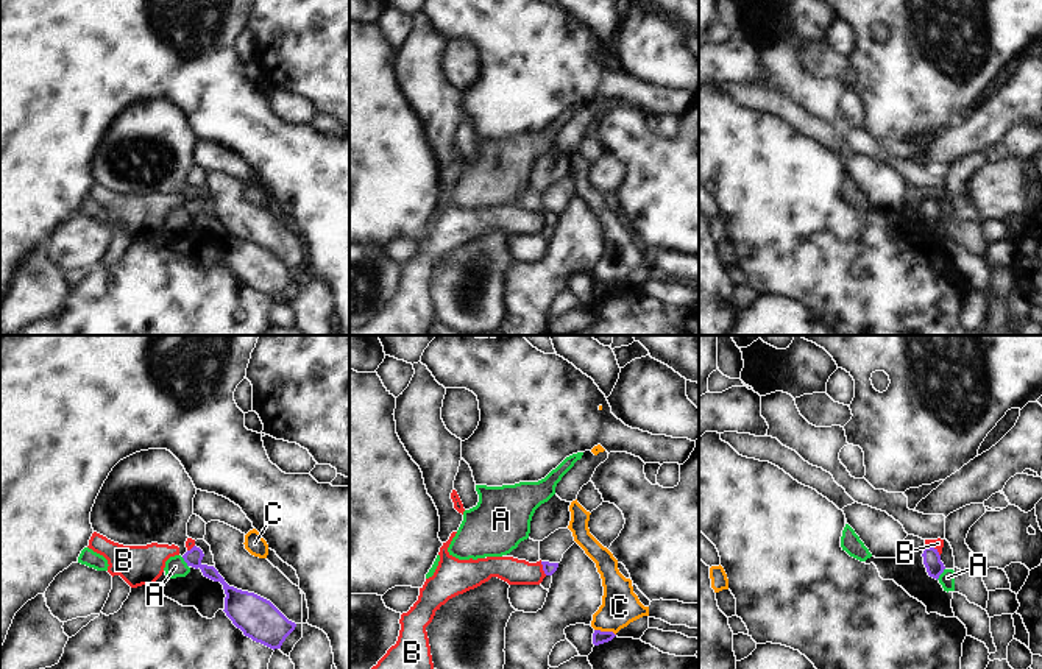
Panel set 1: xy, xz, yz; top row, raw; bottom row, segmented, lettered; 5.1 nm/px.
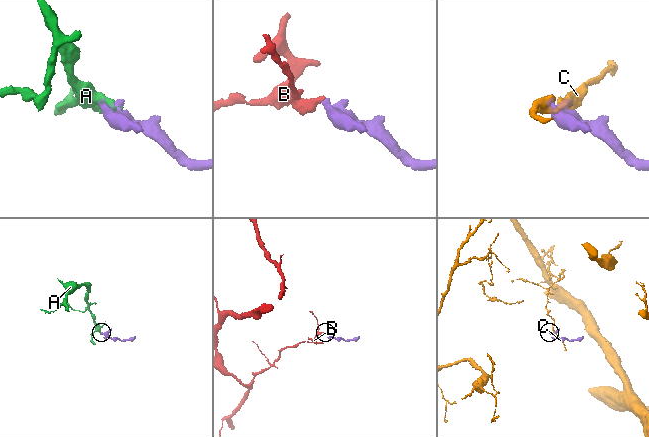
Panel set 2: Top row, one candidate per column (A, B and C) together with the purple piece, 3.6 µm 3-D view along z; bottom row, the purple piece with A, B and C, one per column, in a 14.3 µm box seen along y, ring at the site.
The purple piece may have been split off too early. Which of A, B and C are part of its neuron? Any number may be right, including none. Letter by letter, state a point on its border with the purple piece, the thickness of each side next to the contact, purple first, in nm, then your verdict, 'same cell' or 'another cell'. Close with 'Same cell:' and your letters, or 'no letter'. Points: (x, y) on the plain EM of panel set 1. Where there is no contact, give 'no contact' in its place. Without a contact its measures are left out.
A: contact yz (941, 223); calibres 90 and 80 nm; another cell
B: contact yz (933, 198); calibres 90 and 50 nm; another cell
C: contact xz (606, 283); calibres 70 and 190 nm; another cell
Same cell: no letter

